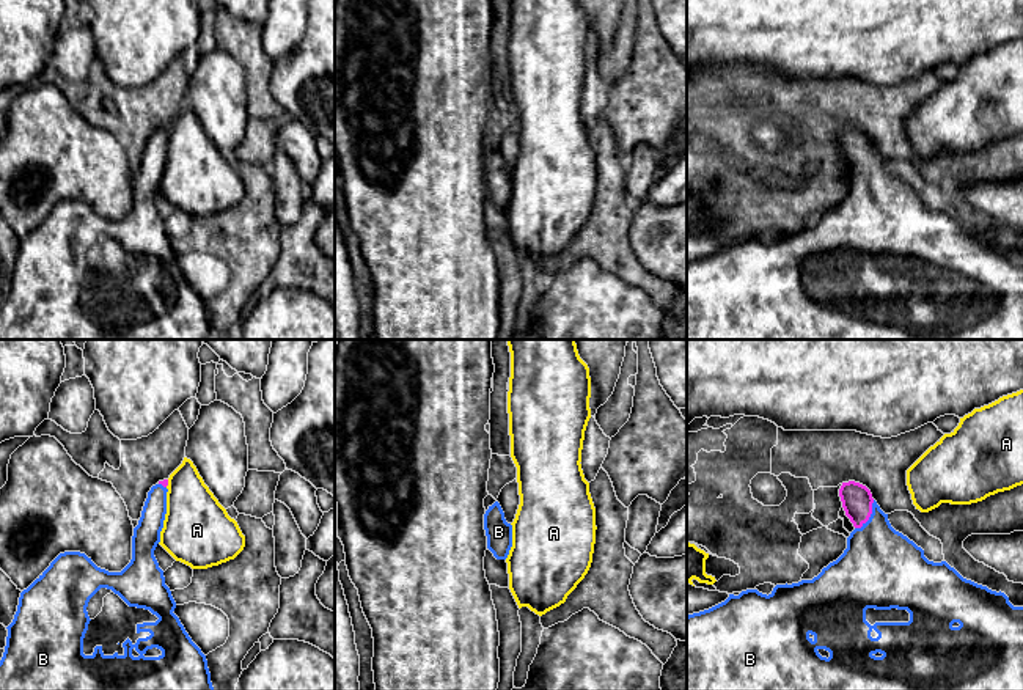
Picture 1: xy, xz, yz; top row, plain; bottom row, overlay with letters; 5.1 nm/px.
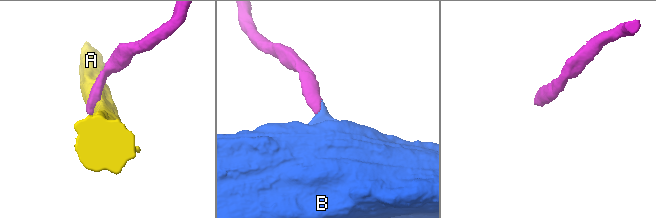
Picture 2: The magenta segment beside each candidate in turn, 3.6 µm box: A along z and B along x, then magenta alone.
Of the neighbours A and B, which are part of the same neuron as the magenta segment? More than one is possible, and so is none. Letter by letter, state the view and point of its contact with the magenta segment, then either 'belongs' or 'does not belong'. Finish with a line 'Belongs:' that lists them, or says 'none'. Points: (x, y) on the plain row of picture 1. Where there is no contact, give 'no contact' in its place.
A: xy (167, 131) | does not belong
B: yz (869, 164) | belongs
Belongs: B

